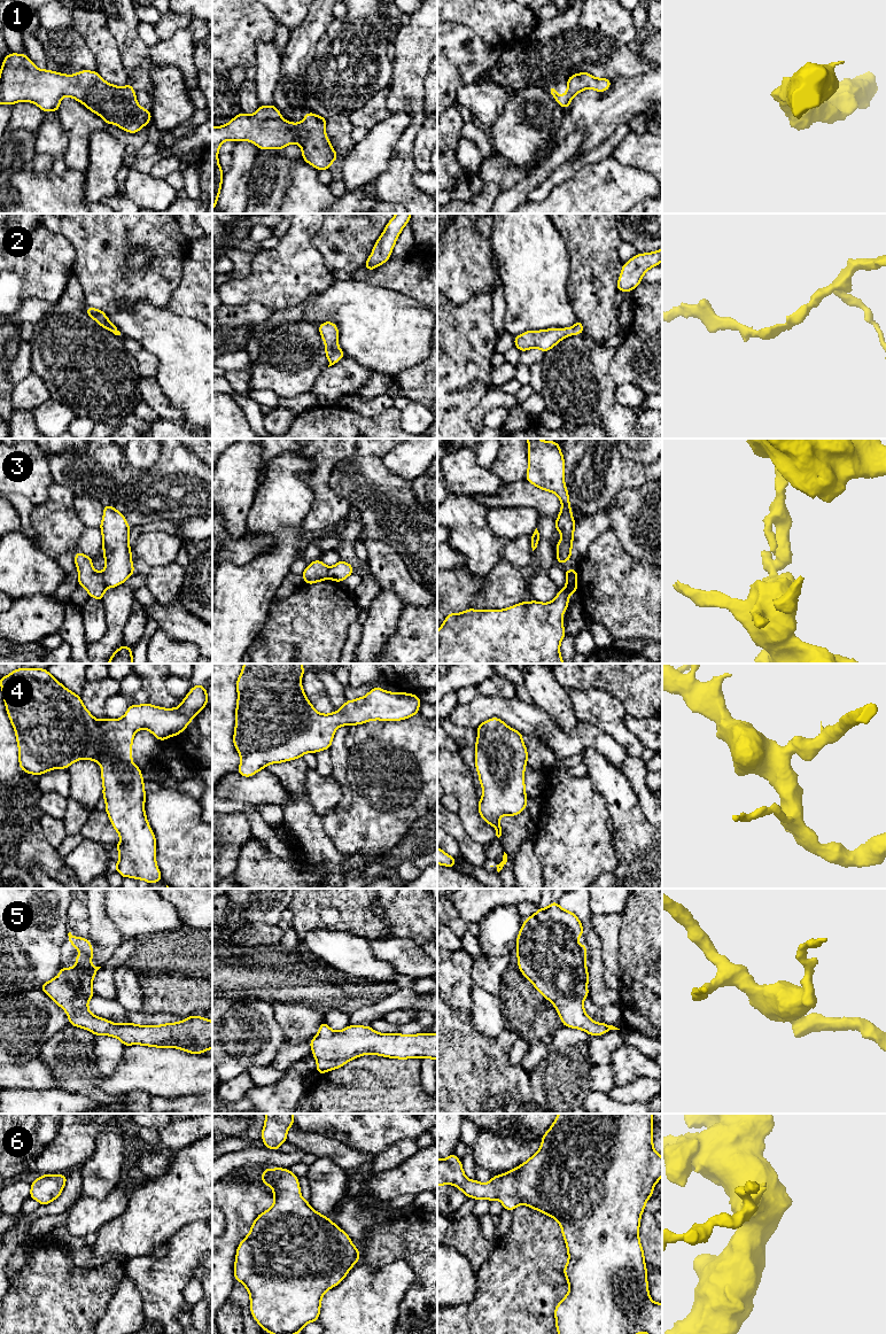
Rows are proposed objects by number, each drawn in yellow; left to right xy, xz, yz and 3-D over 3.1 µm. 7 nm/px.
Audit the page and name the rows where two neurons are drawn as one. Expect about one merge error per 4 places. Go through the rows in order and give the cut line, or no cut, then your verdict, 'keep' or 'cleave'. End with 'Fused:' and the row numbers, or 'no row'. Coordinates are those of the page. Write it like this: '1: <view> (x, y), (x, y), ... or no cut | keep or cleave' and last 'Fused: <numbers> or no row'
1: no cut | keep
2: no cut | keep
3: xy (101, 573), (107, 587) | cleave
4: no cut | keep
5: no cut | keep
6: no cut | keep
Fused: 3

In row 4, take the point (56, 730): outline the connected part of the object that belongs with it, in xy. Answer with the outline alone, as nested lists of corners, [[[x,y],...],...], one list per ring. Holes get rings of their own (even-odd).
[[[17,668],[9,675],[0,677],[0,687],[8,718],[14,727],[18,745],[18,762],[23,771],[40,776],[49,770],[67,769],[71,763],[80,760],[93,760],[102,768],[101,777],[103,784],[102,796],[106,800],[106,812],[112,827],[118,832],[121,841],[116,845],[119,852],[119,861],[114,864],[115,869],[124,877],[143,879],[148,884],[163,881],[156,864],[156,839],[149,827],[145,813],[146,791],[141,769],[132,761],[132,743],[138,730],[149,730],[158,740],[165,740],[171,736],[182,732],[188,723],[195,719],[208,703],[208,692],[204,685],[193,685],[177,708],[163,708],[150,705],[130,705],[125,715],[111,720],[96,720],[85,707],[80,697],[54,678],[47,669],[42,668]]]

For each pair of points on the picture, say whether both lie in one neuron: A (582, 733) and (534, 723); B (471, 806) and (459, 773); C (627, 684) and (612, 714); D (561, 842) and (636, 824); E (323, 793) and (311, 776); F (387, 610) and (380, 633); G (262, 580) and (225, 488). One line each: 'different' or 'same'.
A: same
B: same
C: different
D: different
E: same
F: same
G: different

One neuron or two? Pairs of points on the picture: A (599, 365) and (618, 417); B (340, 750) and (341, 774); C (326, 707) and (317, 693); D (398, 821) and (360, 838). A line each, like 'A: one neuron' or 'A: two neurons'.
A: one neuron
B: one neuron
C: one neuron
D: one neuron

